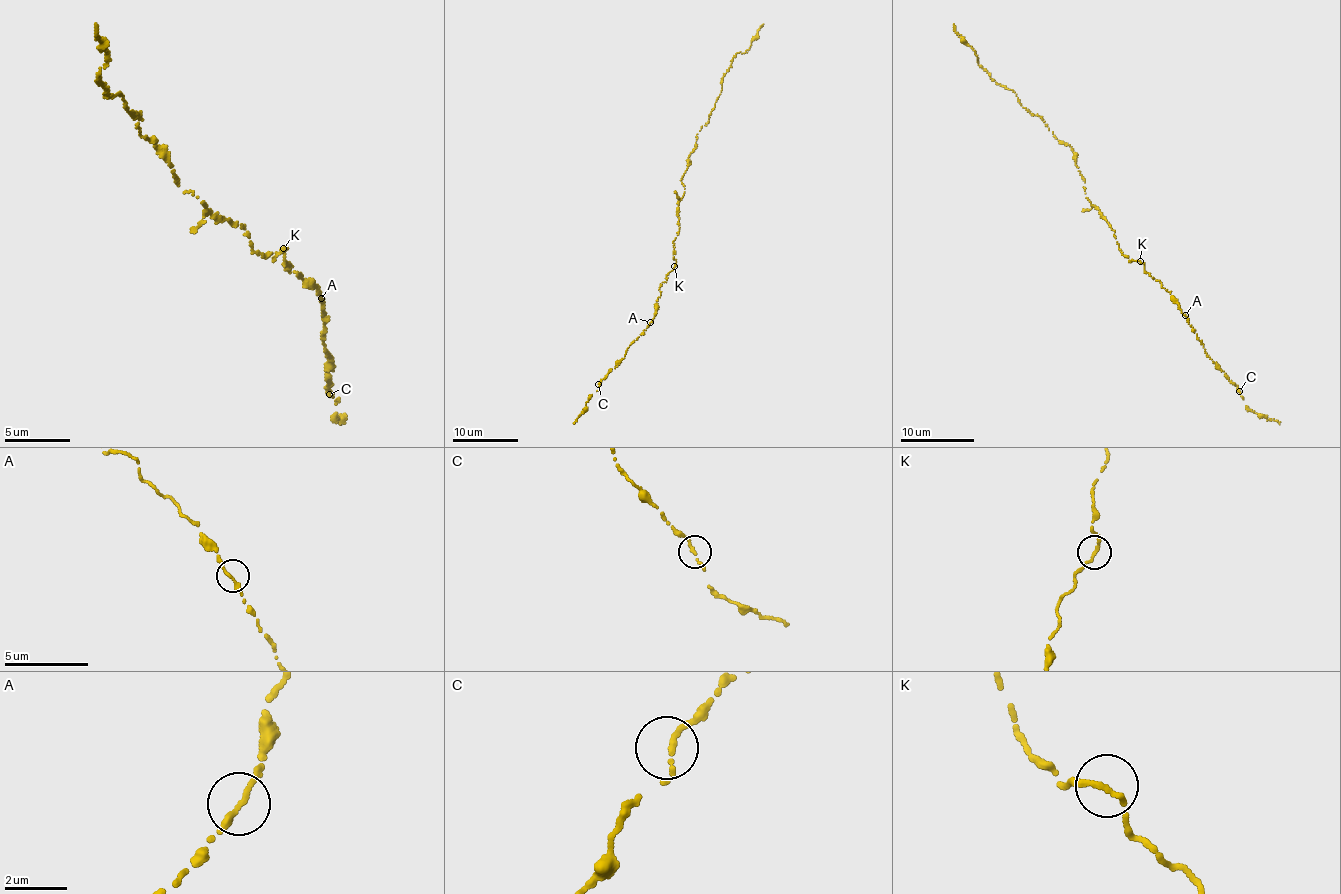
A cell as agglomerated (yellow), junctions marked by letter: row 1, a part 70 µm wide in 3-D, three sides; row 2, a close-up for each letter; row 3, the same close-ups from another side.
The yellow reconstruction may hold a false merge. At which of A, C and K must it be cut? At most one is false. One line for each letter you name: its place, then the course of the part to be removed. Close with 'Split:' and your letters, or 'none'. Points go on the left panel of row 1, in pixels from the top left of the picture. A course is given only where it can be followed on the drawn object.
Split: none

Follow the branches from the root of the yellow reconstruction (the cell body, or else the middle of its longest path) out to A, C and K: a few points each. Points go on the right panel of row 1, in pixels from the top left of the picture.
A: (1109, 227), (1115, 232), (1123, 255), (1129, 260), (1144, 264), (1146, 272), (1161, 283), (1185, 315)
C: (1109, 227), (1115, 232), (1123, 255), (1129, 260), (1144, 264), (1146, 272), (1173, 296), (1213, 363), (1239, 391)
K: (1109, 227), (1115, 232), (1123, 255), (1129, 260), (1140, 261)

